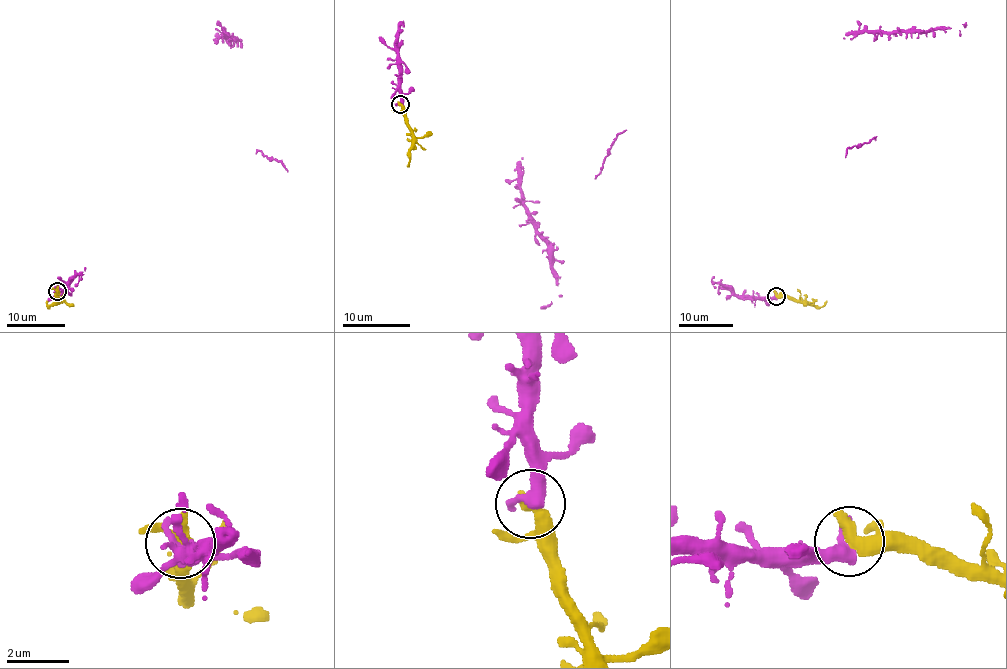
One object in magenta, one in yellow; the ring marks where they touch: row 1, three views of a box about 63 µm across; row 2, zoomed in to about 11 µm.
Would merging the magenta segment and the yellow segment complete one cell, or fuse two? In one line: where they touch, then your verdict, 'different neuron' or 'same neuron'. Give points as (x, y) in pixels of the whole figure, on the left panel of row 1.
(57, 291) | same neuron

